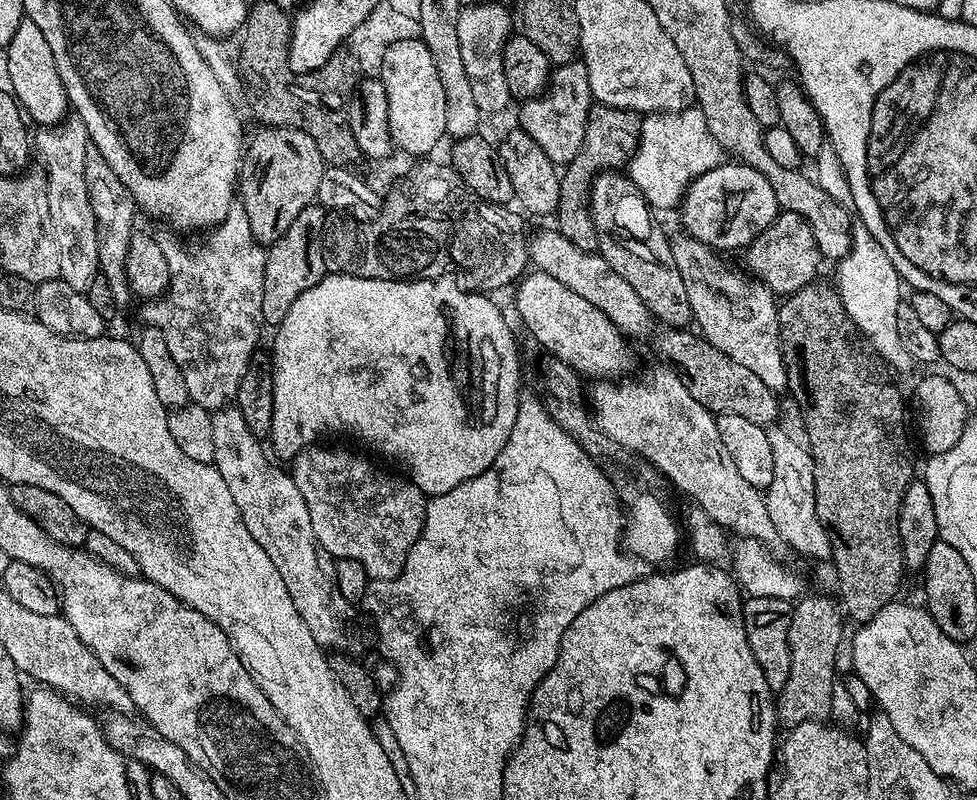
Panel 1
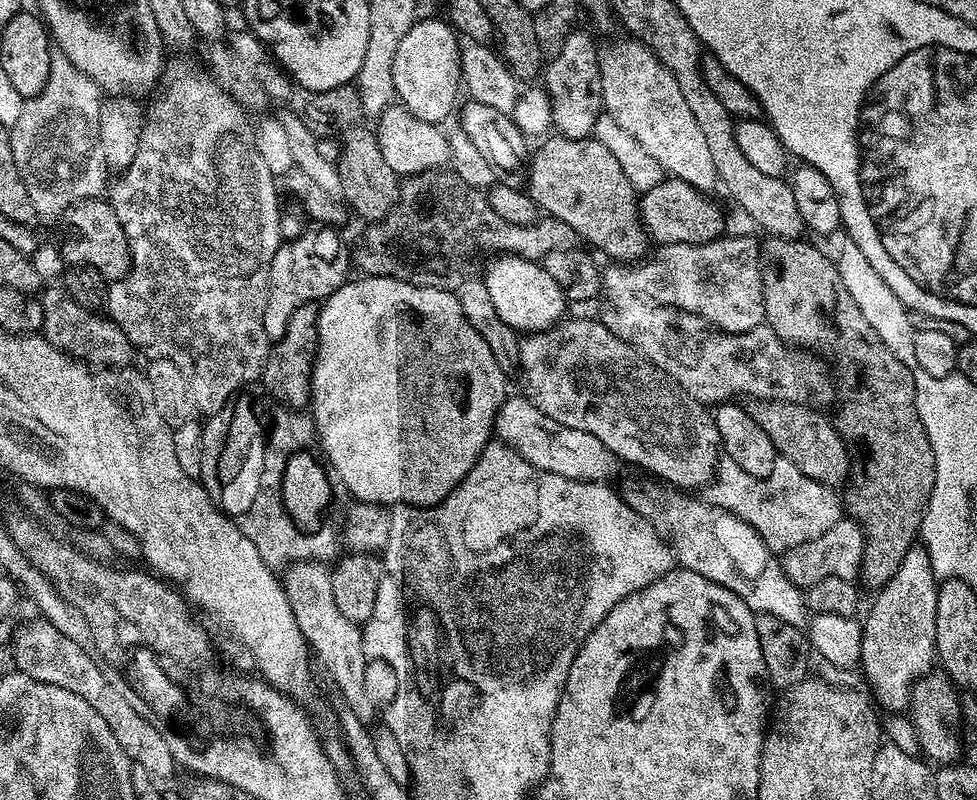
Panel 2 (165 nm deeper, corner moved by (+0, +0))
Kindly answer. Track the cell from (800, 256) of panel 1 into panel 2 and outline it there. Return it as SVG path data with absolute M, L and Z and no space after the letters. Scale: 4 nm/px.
M721 235L705 244L662 244L636 263L612 262L602 272L602 284L616 298L632 297L665 304L679 312L700 316L713 329L721 332L745 332L761 327L764 319L764 273L762 271L762 244L752 236Z

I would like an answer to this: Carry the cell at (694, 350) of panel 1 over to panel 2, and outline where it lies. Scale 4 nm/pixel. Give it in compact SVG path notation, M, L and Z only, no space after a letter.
M752 400L747 405L747 410L750 418L754 418L754 422L758 422L762 430L766 430L777 453L783 459L794 462L794 466L798 466L798 470L802 470L806 478L814 478L814 482L829 490L839 489L847 481L853 457L829 417L827 420L822 413L815 412L808 404L781 400Z

